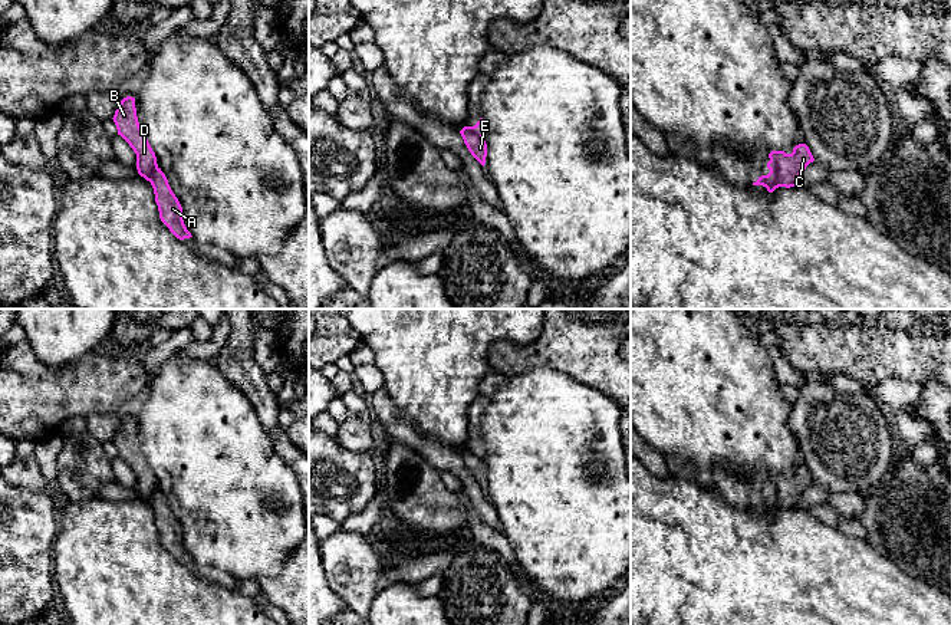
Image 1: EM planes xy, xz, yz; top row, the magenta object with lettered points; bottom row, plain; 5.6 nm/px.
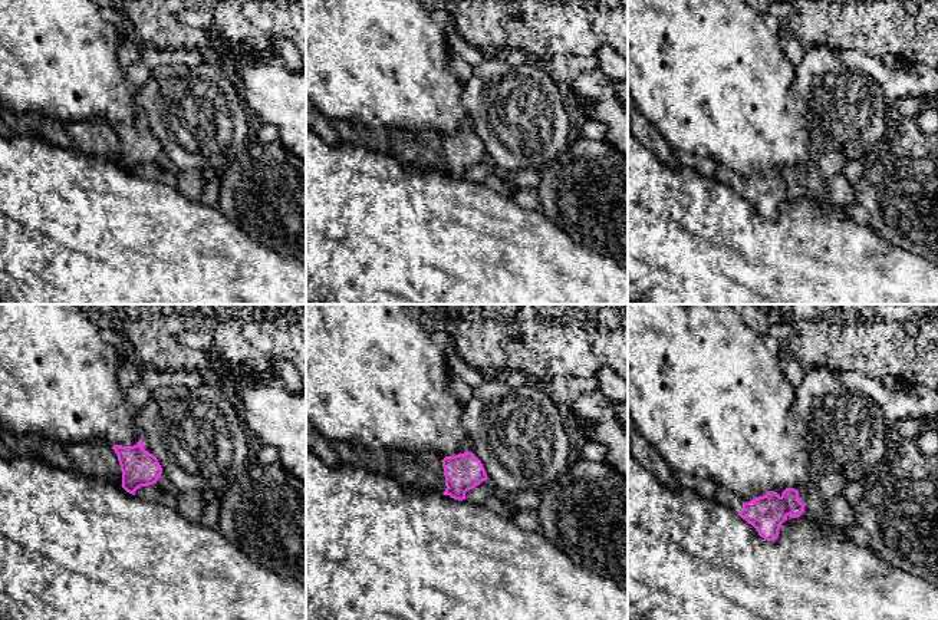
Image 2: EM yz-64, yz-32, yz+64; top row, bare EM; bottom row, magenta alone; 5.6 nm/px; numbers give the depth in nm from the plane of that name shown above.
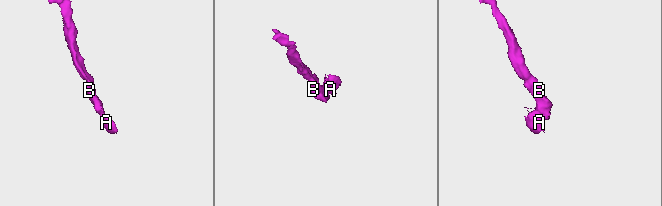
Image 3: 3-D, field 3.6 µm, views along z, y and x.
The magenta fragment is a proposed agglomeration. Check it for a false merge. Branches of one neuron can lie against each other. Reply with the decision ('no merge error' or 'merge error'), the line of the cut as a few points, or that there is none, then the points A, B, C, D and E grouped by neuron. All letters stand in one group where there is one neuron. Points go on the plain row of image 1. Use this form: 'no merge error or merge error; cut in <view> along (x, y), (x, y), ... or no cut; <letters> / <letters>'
merge error; cut in yz along (770, 482), (780, 507); A / B C D E

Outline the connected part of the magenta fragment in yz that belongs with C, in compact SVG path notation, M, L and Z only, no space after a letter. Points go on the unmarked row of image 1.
M806 466L796 467L792 476L786 476L784 473L771 473L769 480L776 489L780 509L786 510L799 509L800 496L815 483Z

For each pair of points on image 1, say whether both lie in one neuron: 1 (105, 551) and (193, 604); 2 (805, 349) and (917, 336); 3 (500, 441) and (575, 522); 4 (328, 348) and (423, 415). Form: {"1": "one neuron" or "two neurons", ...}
{"1": "one neuron", "2": "one neuron", "3": "one neuron", "4": "two neurons"}

